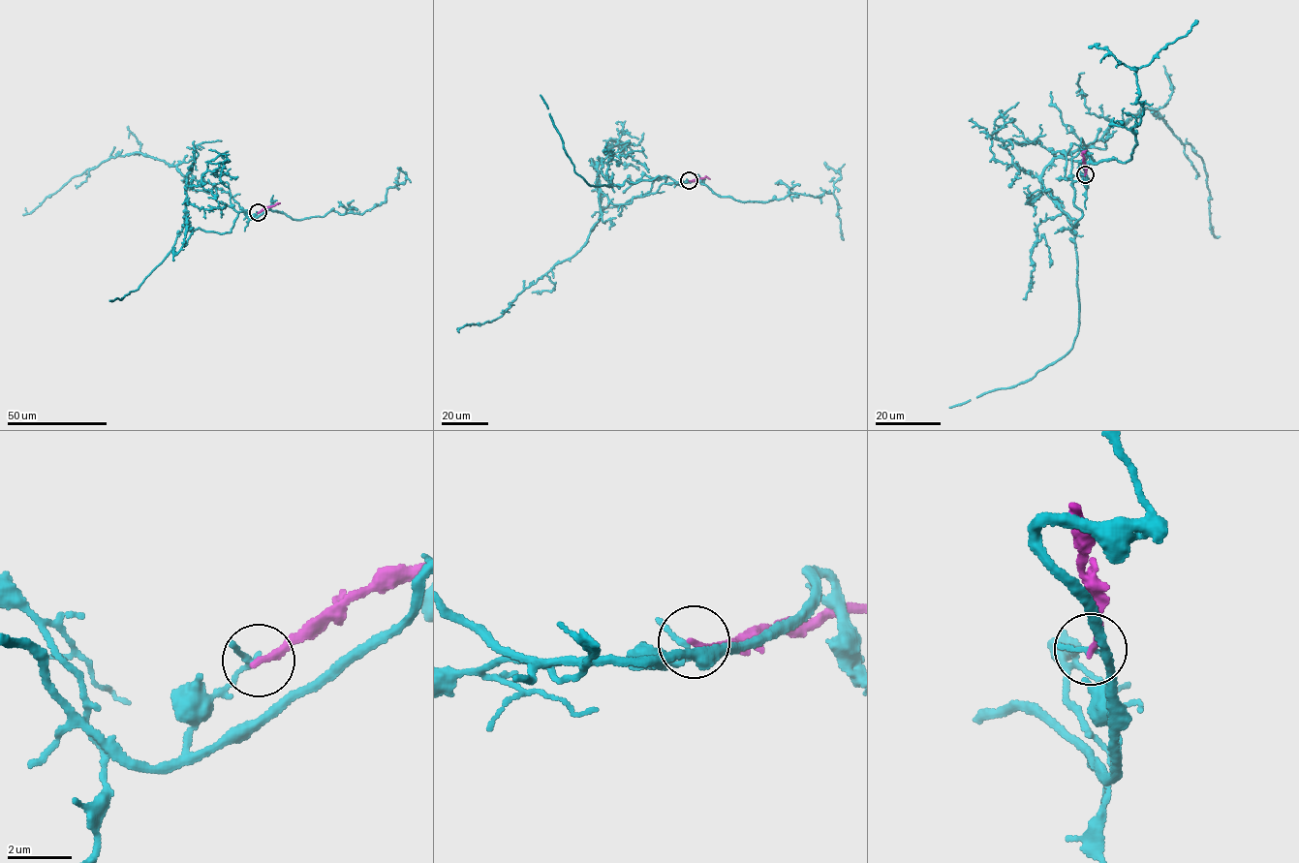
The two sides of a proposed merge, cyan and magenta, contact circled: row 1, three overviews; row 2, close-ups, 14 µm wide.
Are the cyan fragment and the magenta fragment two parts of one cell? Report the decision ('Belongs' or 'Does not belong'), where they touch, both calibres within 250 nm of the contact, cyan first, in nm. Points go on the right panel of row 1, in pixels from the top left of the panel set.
Does not belong. Place: (1085, 174). Thickness 150 nm (cyan) against 220 nm

